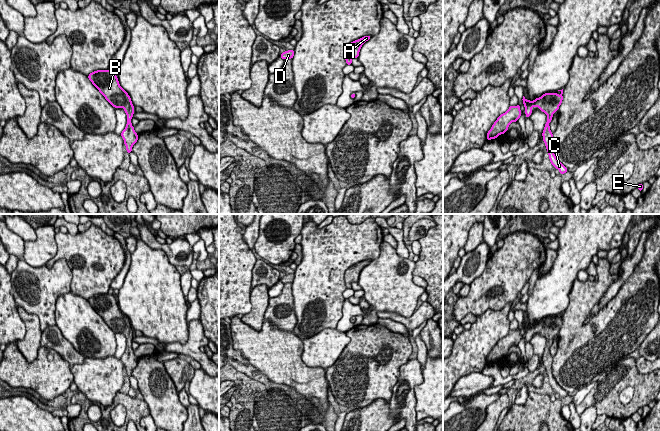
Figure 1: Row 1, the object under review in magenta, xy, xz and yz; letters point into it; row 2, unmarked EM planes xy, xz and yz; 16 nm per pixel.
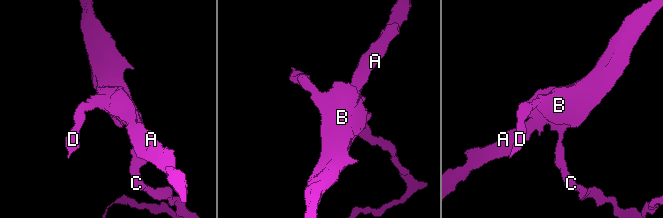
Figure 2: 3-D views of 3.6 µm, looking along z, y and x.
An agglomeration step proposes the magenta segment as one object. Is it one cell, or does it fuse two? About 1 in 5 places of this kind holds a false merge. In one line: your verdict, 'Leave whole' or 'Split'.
Leave whole

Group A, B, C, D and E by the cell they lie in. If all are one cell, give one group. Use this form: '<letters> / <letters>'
A B C D E

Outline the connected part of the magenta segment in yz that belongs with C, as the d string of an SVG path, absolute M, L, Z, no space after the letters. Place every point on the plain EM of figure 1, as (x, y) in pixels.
M563 313L558 315L561 316L560 319L554 316L545 317L533 325L530 325L529 323L526 324L523 320L522 325L525 331L526 342L529 342L529 340L532 338L533 331L538 331L540 335L544 336L547 339L547 346L542 357L543 365L545 367L551 388L555 391L555 393L559 394L560 398L564 398L568 395L568 393L556 382L552 374L553 357L551 356L549 350L549 347L553 342L553 338L558 335L559 330L563 324Z

